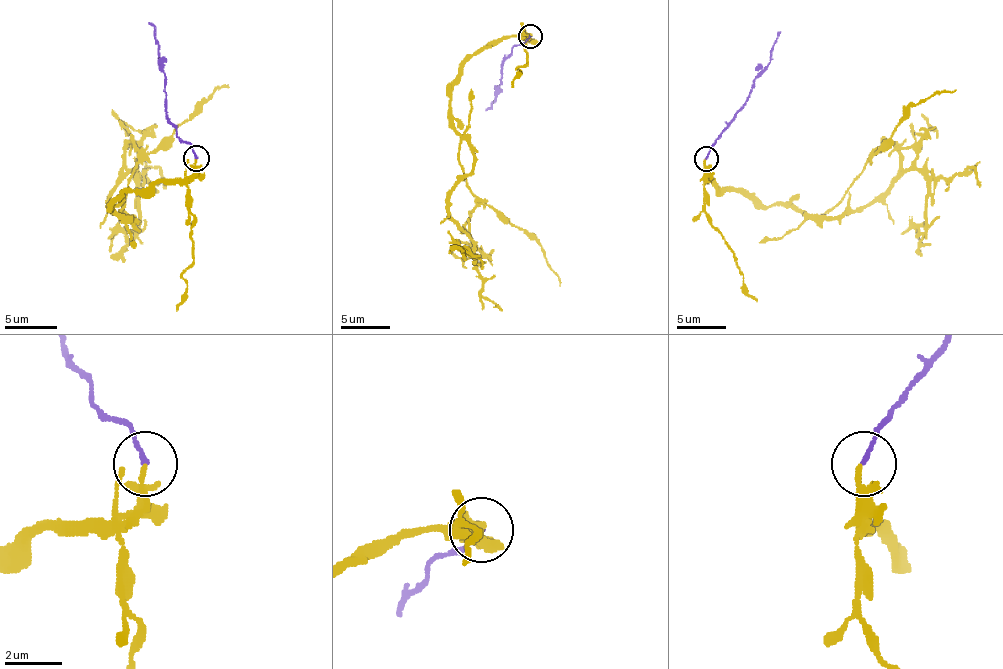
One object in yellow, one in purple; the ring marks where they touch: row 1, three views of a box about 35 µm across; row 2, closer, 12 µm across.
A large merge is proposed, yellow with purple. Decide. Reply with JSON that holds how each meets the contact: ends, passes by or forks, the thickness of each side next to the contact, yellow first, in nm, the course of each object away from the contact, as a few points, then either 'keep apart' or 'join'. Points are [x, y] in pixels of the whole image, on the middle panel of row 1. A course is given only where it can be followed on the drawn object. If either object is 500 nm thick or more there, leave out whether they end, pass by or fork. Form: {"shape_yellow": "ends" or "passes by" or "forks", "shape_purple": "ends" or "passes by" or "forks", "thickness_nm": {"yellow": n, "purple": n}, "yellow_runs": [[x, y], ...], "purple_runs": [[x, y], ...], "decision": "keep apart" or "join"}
{"shape_yellow": "ends", "shape_purple": "ends", "thickness_nm": {"yellow": 150, "purple": 140}, "yellow_runs": [[529, 34], [488, 42], [451, 93], [473, 170], [448, 214], [478, 256], [448, 253]], "purple_runs": [[529, 37], [520, 42], [502, 61], [500, 91], [485, 111]], "decision": "keep apart"}

